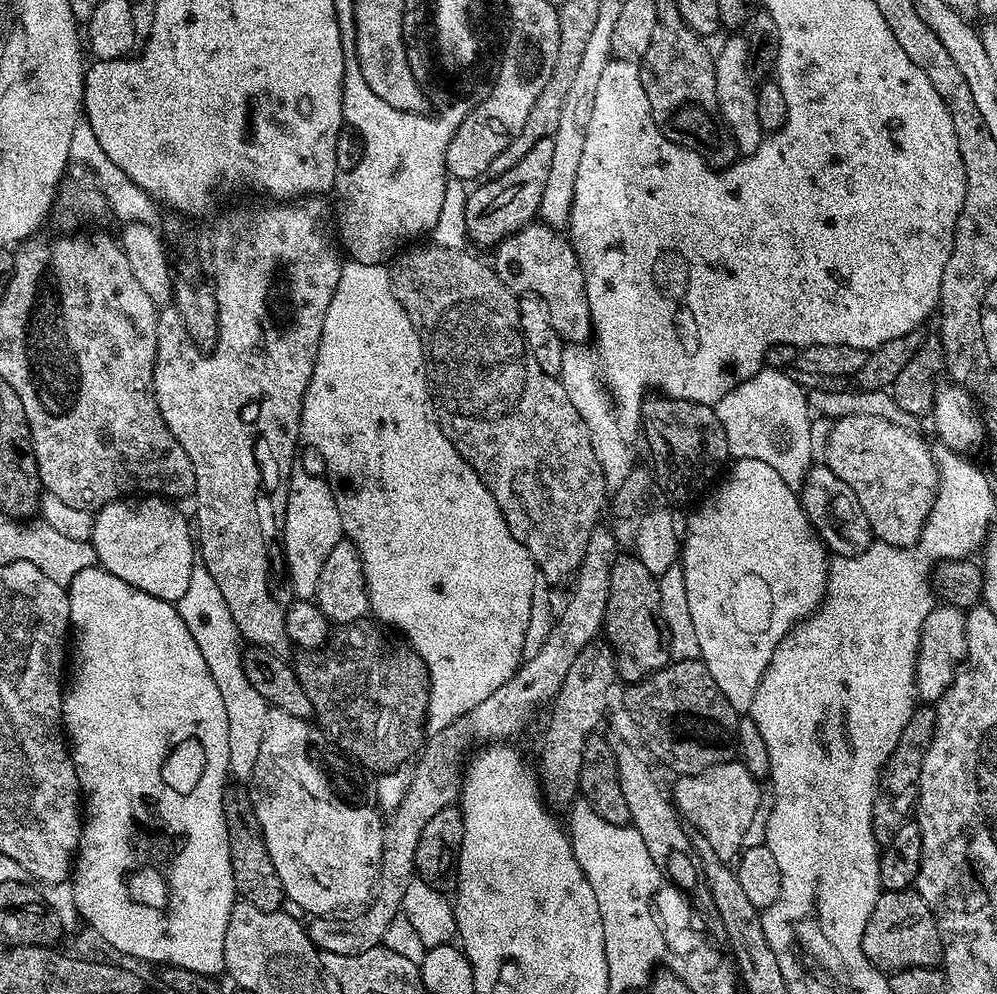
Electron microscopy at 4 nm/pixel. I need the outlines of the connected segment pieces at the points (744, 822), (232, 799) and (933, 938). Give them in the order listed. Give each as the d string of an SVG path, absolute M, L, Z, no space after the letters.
M739 762L719 764L705 772L680 776L677 781L672 792L670 788L670 800L677 813L693 829L696 827L700 831L703 843L719 860L735 861L745 847L744 835L751 830L752 823L756 820L761 781L752 776L750 770L746 770L746 766Z
M229 787L224 793L224 826L226 842L230 846L232 859L232 886L235 895L243 903L258 906L258 910L279 912L286 903L282 878L270 862L270 850L266 850L264 836L260 833L260 823L252 809L252 797L247 791Z
M915 890L881 891L862 934L862 950L871 964L885 974L891 974L898 968L935 968L944 958L936 918Z

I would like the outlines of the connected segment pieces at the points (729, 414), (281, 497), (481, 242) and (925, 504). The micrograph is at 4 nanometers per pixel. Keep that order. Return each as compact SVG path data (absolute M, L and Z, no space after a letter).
M761 367L758 374L734 386L714 407L726 432L729 457L758 458L758 462L774 466L792 489L799 489L814 464L810 438L814 416L808 407L807 391L787 371Z
M319 195L305 196L295 202L264 202L253 208L236 208L228 212L216 224L212 232L212 252L210 248L210 276L214 281L214 291L218 302L218 338L216 347L210 354L205 354L196 347L196 343L186 334L184 320L175 307L164 306L158 312L158 342L156 357L152 363L152 392L156 395L158 410L174 438L186 450L190 462L194 466L196 479L196 520L194 516L194 532L198 537L198 556L210 570L210 578L222 590L222 598L226 598L226 606L234 617L234 626L238 626L241 641L257 648L269 648L271 652L287 653L290 641L286 634L286 610L290 603L290 584L286 579L286 561L282 551L282 529L284 515L288 503L288 480L294 471L292 463L296 460L296 444L300 439L300 411L306 394L306 386L310 386L310 378L314 374L314 362L318 358L318 346L322 338L322 326L326 318L326 310L330 306L330 298L334 298L334 290L338 290L338 278L342 267L342 252L334 235L334 216L323 204Z
M547 136L534 142L526 158L522 158L522 162L518 162L516 166L510 166L506 174L485 179L469 191L466 202L466 230L471 243L476 243L480 248L491 249L525 224L537 219L542 193L546 191L546 177L550 174L552 155L554 142L551 136Z
M852 416L837 419L829 432L826 449L826 463L858 498L862 510L872 527L872 535L881 544L899 548L915 548L920 542L933 504L936 503L936 489L940 486L940 472L936 469L933 449L910 428L898 426L886 418Z

